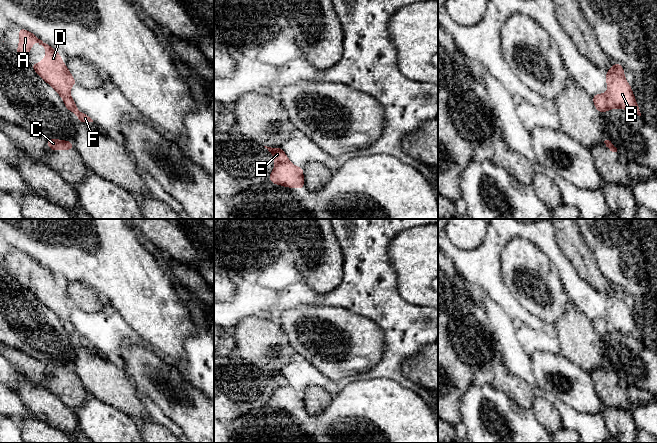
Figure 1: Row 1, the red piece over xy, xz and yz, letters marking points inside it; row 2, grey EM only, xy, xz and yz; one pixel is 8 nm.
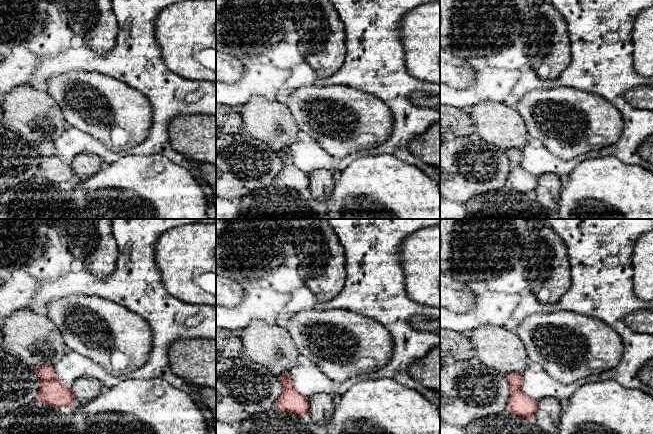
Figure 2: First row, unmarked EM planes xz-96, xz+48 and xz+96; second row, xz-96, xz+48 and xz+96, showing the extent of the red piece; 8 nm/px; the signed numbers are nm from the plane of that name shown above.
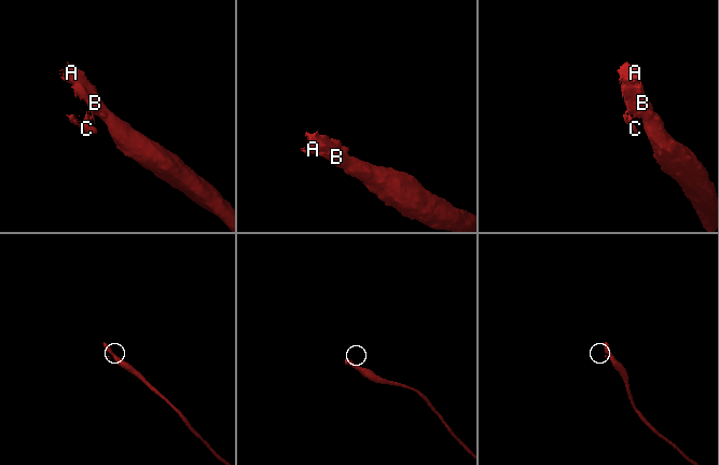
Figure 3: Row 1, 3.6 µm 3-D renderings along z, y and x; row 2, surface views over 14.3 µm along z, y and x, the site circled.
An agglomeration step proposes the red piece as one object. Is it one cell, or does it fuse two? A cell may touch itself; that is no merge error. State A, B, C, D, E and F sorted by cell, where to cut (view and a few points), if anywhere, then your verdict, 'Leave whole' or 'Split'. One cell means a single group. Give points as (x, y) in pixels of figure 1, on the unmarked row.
Groups: A B C D E F. No split. Leave whole

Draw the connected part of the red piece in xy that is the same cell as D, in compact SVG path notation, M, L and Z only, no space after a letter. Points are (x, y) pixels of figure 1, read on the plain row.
M19 251L19 271L16 279L22 282L28 279L35 264L47 274L47 279L43 280L44 284L42 286L31 288L31 291L45 306L57 315L63 323L66 333L77 339L79 346L93 346L87 338L78 335L75 325L70 320L70 312L74 308L78 308L78 306L74 304L66 288L62 287L63 282L49 268L40 264L38 260Z

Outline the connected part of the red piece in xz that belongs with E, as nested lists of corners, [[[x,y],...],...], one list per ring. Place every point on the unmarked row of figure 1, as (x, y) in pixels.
[[[264,370],[272,377],[275,384],[275,391],[269,399],[269,404],[273,408],[279,408],[287,412],[304,412],[303,395],[304,392],[297,391],[290,387],[287,379],[281,371],[271,372]]]

